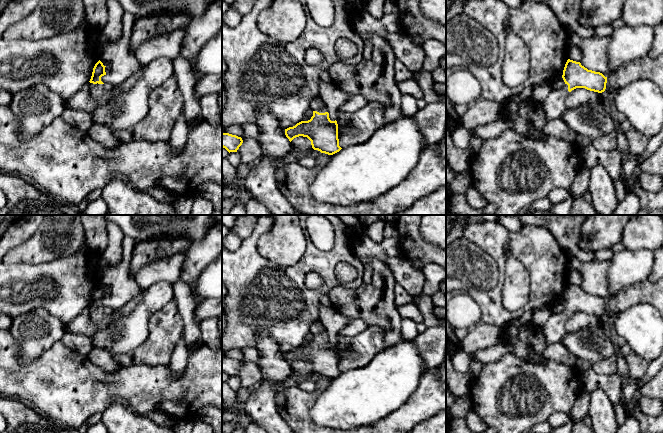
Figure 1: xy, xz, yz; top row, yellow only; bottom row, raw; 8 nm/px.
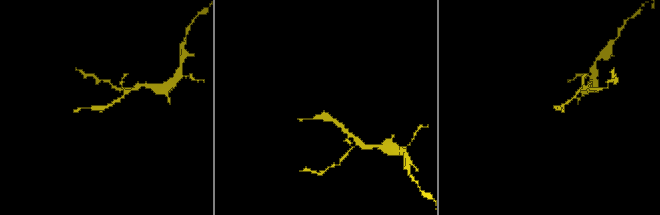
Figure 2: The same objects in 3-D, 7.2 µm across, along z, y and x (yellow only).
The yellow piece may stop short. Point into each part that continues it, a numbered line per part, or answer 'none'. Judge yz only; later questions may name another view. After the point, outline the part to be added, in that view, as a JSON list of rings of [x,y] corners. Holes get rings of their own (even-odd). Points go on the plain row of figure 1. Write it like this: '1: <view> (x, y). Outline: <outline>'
1: yz (554, 329). Outline: [[[567,308],[560,313],[554,313],[550,316],[548,321],[541,327],[546,343],[554,344],[563,341],[566,334],[565,326],[568,318]]]

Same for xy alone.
1: xy (100, 320). Outline: [[[94,308],[91,312],[91,320],[96,326],[95,334],[109,326],[114,319],[116,319],[115,313],[113,315],[106,315],[103,312],[103,308]]]

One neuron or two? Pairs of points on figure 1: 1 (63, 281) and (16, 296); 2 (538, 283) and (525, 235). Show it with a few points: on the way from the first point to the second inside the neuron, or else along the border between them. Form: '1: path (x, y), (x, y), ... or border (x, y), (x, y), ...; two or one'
1: path (51, 286), (28, 287); one
2: path (538, 271), (538, 250), (535, 247); one

